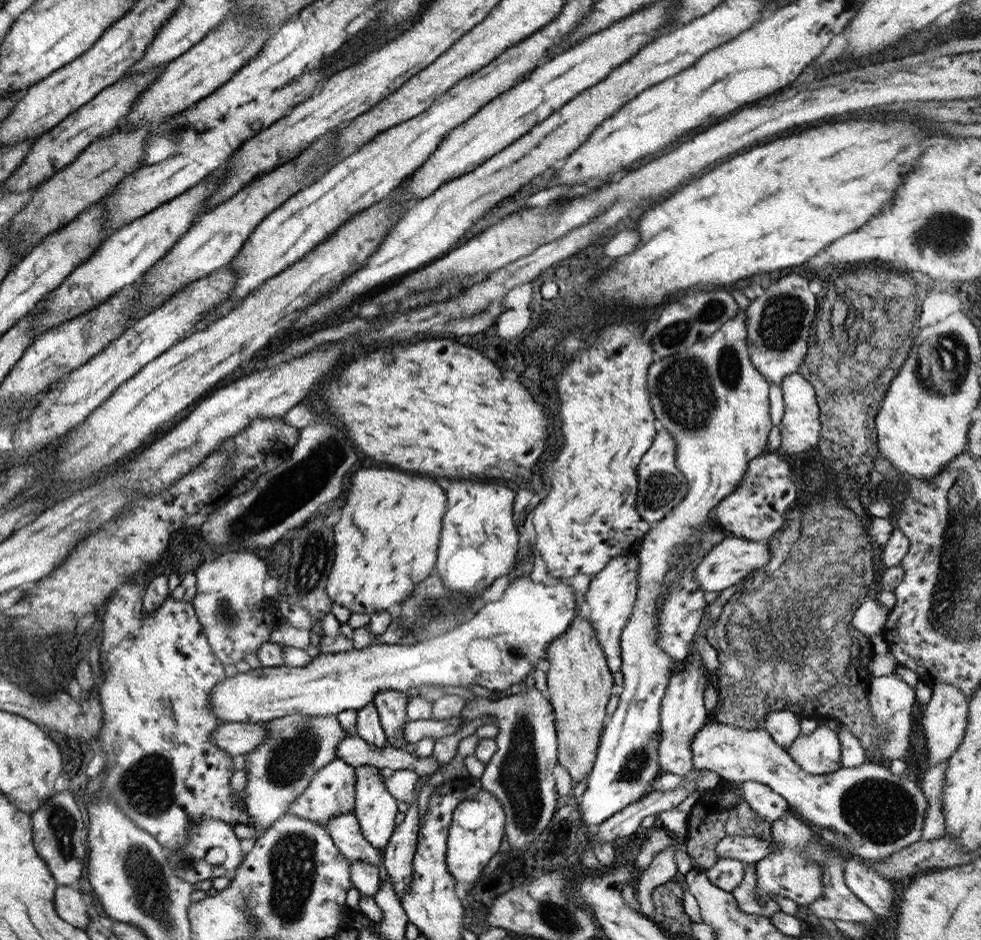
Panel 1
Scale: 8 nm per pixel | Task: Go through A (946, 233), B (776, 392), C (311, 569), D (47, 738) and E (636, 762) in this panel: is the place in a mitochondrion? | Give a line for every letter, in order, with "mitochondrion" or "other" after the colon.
A: mitochondrion
B: other
C: mitochondrion
D: other
E: mitochondrion

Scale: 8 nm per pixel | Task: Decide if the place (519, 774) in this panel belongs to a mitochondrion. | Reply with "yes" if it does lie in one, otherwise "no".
yes

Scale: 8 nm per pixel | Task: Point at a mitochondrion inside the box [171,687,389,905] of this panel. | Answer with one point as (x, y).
(298, 747)

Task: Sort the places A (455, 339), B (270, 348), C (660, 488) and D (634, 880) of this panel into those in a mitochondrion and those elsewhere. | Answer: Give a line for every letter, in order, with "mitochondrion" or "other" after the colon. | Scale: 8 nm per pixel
A: other
B: other
C: mitochondrion
D: other

